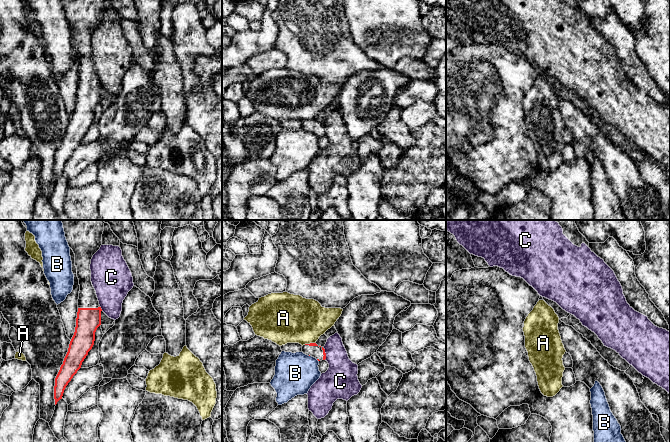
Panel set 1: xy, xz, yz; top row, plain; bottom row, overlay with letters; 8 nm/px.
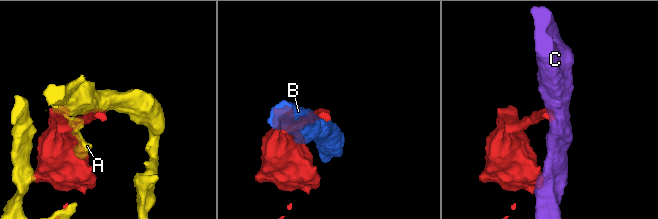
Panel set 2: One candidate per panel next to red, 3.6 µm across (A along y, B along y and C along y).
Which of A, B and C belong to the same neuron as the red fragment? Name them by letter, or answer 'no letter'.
no letter

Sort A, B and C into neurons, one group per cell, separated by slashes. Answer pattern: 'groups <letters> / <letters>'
groups A / B / C

